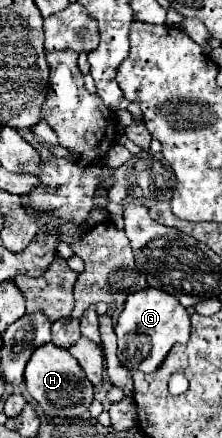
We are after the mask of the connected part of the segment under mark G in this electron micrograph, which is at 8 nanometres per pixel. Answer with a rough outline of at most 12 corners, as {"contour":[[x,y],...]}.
{"contour":[[145,287],[117,317],[119,361],[155,371],[191,321],[179,299]]}

